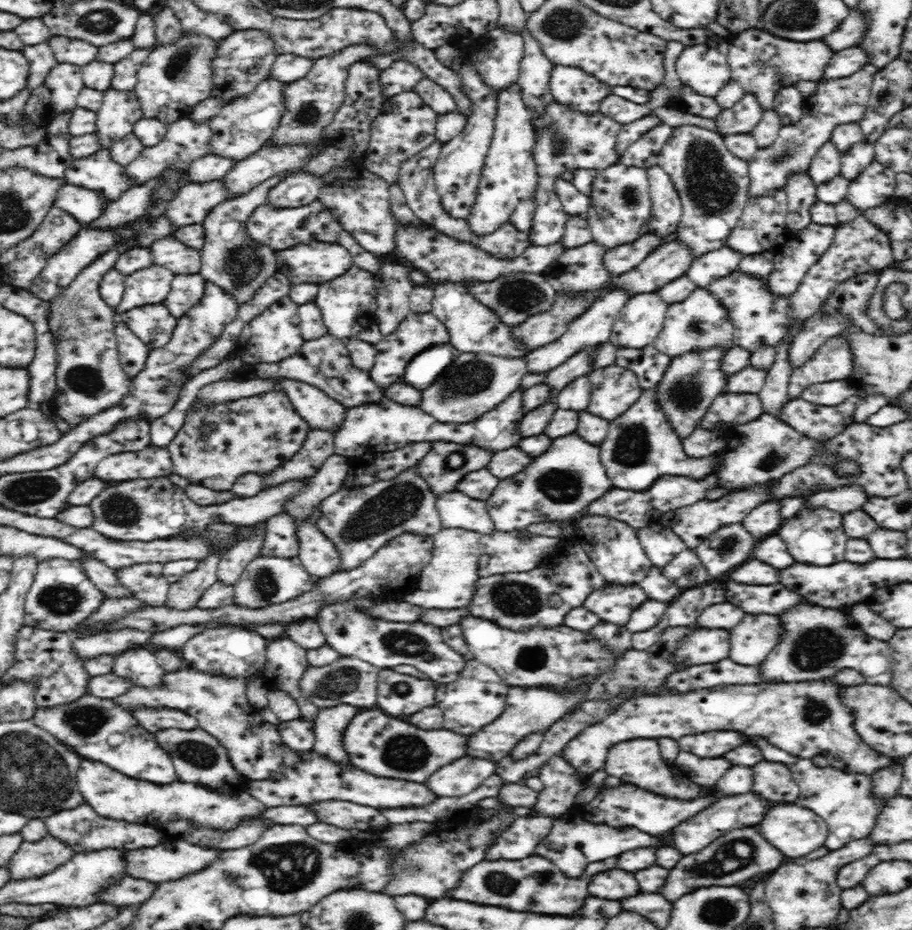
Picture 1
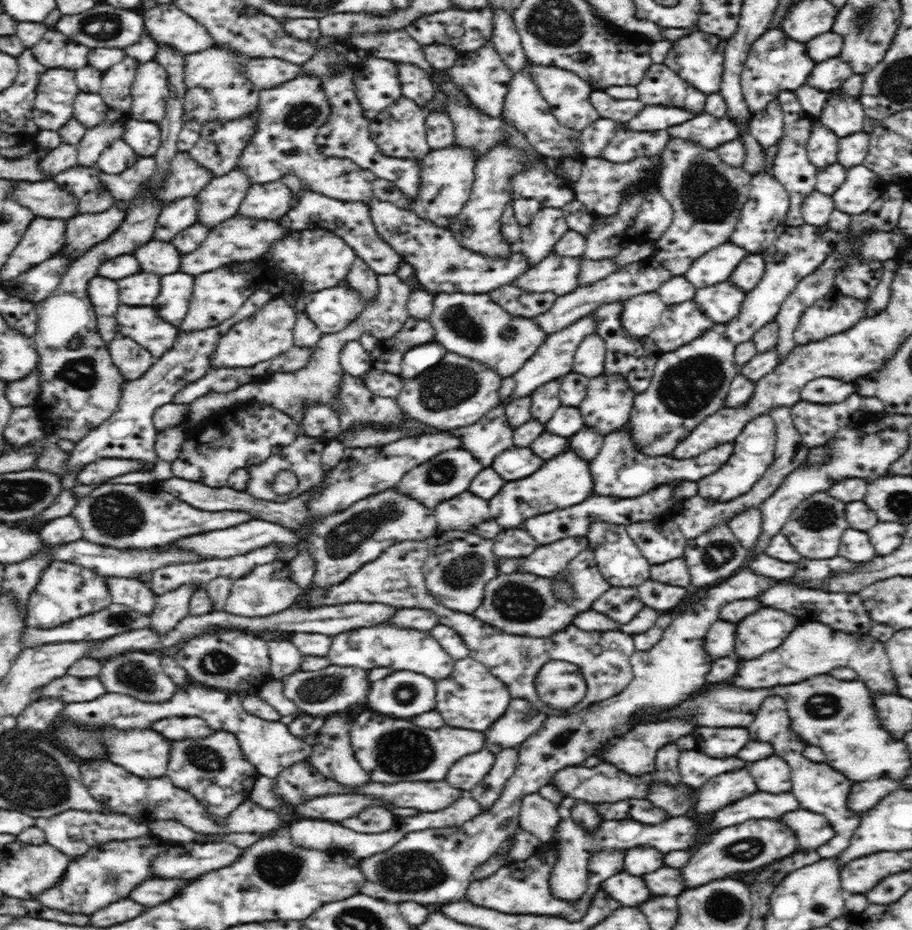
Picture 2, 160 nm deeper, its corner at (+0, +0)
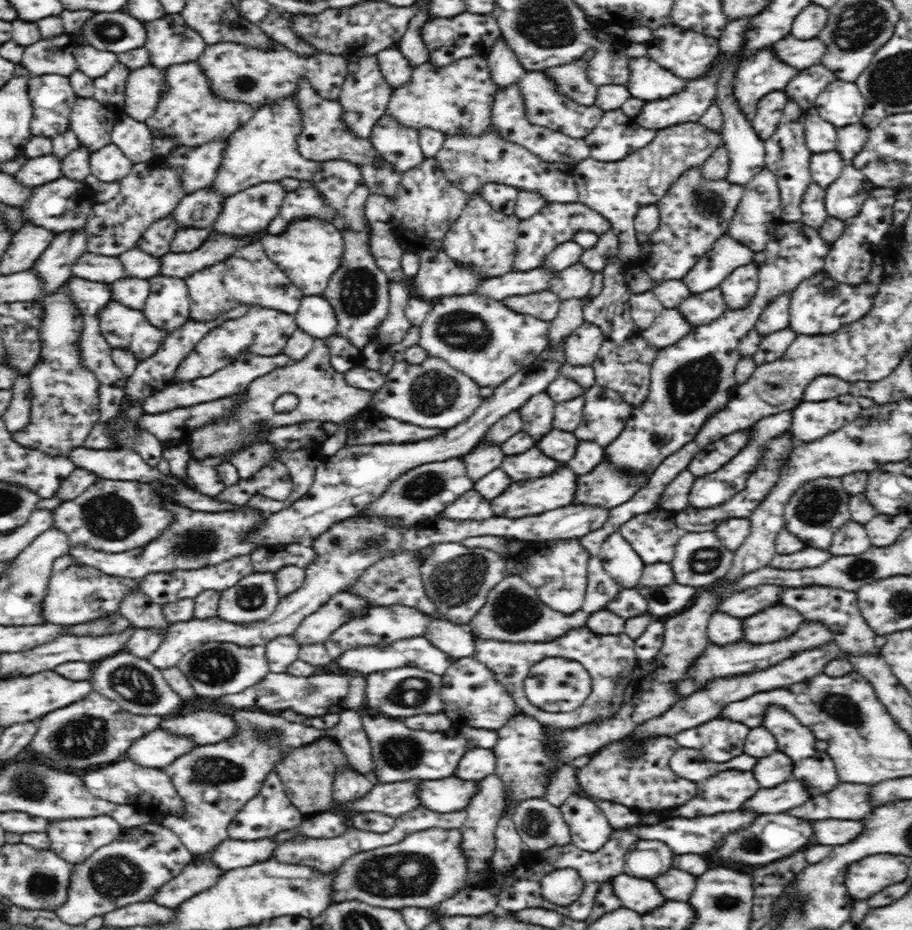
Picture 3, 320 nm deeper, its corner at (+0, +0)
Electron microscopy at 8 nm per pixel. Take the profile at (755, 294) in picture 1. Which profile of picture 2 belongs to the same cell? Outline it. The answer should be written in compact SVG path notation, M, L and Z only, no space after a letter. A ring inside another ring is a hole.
M728 280L710 285L709 288L697 289L693 300L710 320L723 325L740 316L746 298L746 291Z

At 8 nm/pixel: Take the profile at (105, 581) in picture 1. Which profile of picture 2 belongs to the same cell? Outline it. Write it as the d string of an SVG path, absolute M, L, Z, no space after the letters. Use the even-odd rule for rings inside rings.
M104 576L112 602L133 608L138 614L151 614L157 595L138 579Z

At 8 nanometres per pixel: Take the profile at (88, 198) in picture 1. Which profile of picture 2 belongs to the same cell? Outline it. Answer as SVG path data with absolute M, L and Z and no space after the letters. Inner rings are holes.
M52 179L19 180L14 197L20 204L30 208L36 217L68 220L79 214L75 196L62 190Z

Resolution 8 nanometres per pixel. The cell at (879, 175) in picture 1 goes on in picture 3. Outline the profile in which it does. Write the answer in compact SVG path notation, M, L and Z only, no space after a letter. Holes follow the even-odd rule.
M846 164L839 177L825 188L827 213L843 221L856 216L875 187L858 168Z

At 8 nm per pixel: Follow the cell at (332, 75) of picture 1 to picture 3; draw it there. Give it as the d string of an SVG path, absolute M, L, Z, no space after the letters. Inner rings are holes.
M296 92L288 98L276 98L272 104L266 104L258 108L244 126L241 126L236 132L233 132L226 143L226 148L222 153L222 162L216 178L208 186L224 196L232 196L237 192L242 192L245 188L260 183L280 182L285 178L295 178L301 181L309 181L318 172L318 160L308 160L302 156L297 149L297 138L302 132L301 114L295 101Z

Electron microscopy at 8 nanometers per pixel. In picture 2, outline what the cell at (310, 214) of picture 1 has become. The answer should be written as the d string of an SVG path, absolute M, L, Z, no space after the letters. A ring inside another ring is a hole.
M236 214L217 224L215 227L209 229L206 240L196 249L194 252L188 254L182 254L180 259L180 272L196 277L203 272L210 272L220 268L221 266L227 266L230 261L244 261L244 260L261 260L263 254L269 249L269 246L277 240L284 238L289 235L292 230L286 232L279 224L279 219L277 220L254 220L253 218L246 218L245 216L240 216Z

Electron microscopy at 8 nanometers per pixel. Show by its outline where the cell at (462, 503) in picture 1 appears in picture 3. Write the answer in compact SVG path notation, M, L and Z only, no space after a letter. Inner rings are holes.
M468 490L464 496L460 496L458 500L444 509L442 517L444 516L458 520L464 520L464 518L484 520L484 518L494 517L494 512L492 512L488 500L484 500L476 490Z

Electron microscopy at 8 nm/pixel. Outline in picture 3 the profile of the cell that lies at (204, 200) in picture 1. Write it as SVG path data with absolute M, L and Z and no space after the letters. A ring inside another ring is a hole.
M164 216L152 223L136 243L136 248L147 252L150 256L162 256L169 252L174 233L181 226L175 221L174 216Z

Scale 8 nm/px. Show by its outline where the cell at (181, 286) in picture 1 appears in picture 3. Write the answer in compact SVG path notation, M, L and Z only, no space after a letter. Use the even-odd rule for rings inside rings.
M156 276L150 280L151 295L141 311L148 322L168 333L190 319L190 298L184 279Z

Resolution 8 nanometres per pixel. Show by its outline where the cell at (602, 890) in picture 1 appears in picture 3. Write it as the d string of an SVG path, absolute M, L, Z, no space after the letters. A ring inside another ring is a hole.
M620 874L612 878L612 886L614 894L622 900L622 904L630 910L636 910L638 914L648 914L652 912L652 908L664 904L664 896L660 896L656 884L650 880L640 880L634 876Z

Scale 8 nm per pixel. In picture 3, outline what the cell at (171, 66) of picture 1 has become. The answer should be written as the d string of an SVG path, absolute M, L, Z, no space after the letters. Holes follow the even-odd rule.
M150 64L131 70L125 88L122 110L134 120L144 122L156 110L164 91L163 72Z

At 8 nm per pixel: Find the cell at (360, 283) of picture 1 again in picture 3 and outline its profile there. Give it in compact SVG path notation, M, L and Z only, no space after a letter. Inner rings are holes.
M304 296L296 318L297 328L314 339L326 339L335 334L338 321L334 315L334 308L322 296Z

